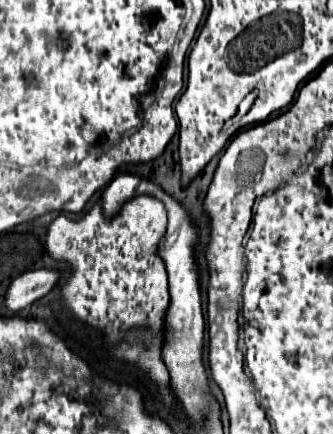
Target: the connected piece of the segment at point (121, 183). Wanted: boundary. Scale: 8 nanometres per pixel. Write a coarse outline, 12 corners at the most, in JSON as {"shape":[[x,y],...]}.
{"shape":[[116,176],[102,192],[102,212],[118,208],[138,194],[138,178]]}

